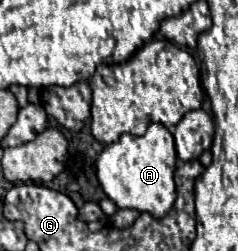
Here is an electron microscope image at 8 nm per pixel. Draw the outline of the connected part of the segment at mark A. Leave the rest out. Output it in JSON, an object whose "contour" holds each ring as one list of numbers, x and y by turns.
{"contour":[[150,124,146,134,122,134,118,142,108,144,96,162,96,174,102,190,118,208,134,208,162,218,174,204,174,166,176,166,174,136,162,124]]}

